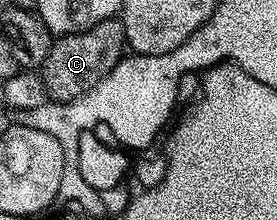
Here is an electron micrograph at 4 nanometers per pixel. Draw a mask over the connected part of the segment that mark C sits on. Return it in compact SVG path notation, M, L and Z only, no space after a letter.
M119 17L107 18L94 24L94 28L86 28L86 32L57 37L38 73L53 103L72 102L90 92L119 64L125 54L123 21Z

